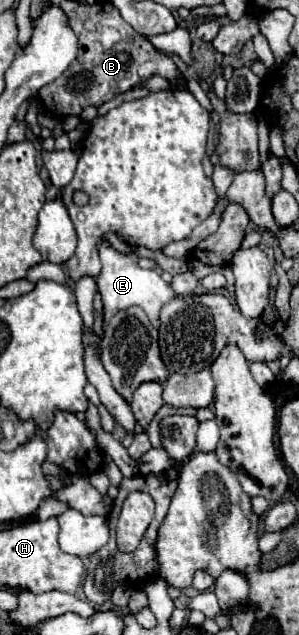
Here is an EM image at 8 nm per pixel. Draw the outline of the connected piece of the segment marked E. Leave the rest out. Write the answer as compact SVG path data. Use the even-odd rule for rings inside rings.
M103 244L99 248L99 260L101 260L101 274L97 278L99 292L103 296L103 322L109 322L121 308L139 306L149 316L151 324L159 326L159 310L163 304L175 298L175 292L165 284L165 280L155 270L143 270L137 266L135 254L121 254L111 244Z

